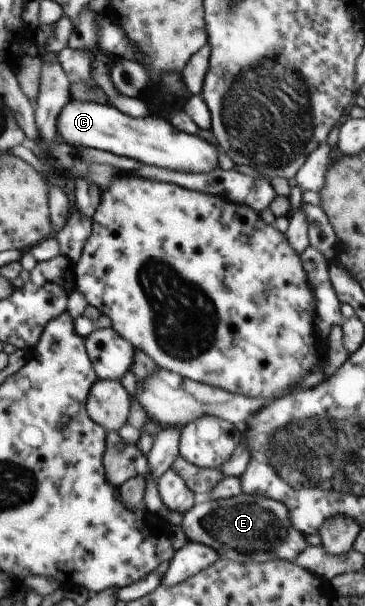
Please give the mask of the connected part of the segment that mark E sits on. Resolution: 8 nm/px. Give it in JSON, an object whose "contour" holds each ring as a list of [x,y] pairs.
{"contour":[[[243,493],[224,500],[199,499],[191,509],[183,513],[182,528],[189,541],[212,547],[219,557],[227,556],[237,563],[263,563],[273,561],[273,559],[294,562],[297,555],[309,546],[305,542],[306,536],[297,531],[297,528],[290,522],[289,509],[281,502]]]}

